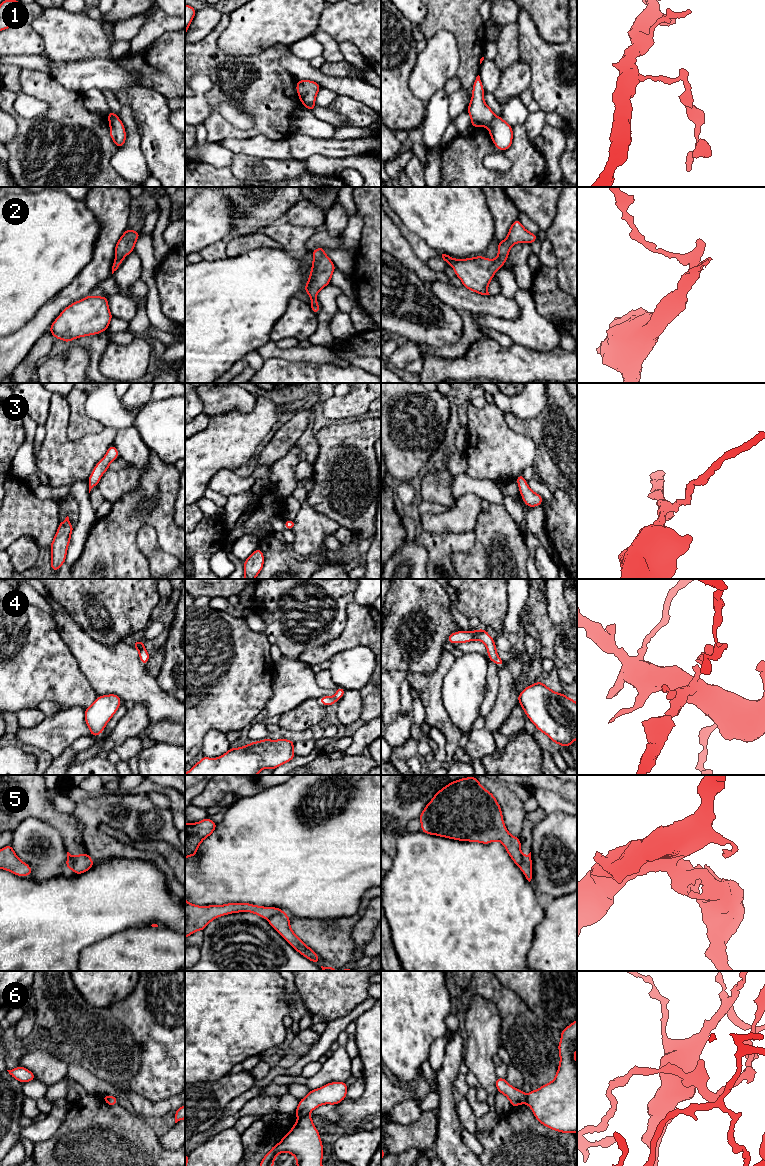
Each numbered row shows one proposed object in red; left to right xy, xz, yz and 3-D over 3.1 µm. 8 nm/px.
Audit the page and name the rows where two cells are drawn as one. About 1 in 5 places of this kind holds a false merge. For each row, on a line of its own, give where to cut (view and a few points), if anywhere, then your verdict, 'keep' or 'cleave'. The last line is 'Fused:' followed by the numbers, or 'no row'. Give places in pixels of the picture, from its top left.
1: yz (494, 115), (487, 126) | cleave
2: no cut | keep
3: no cut | keep
4: no cut | keep
5: xz (283, 912), (273, 914), (267, 919) | cleave
6: xz (307, 1114), (298, 1118) | cleave
Fused: 1, 5, 6

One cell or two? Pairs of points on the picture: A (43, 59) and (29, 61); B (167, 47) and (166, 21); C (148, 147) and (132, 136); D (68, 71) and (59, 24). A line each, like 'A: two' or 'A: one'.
A: one
B: two
C: two
D: two

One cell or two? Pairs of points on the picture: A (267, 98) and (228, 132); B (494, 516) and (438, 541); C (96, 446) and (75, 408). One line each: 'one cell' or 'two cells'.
A: one cell
B: two cells
C: two cells

